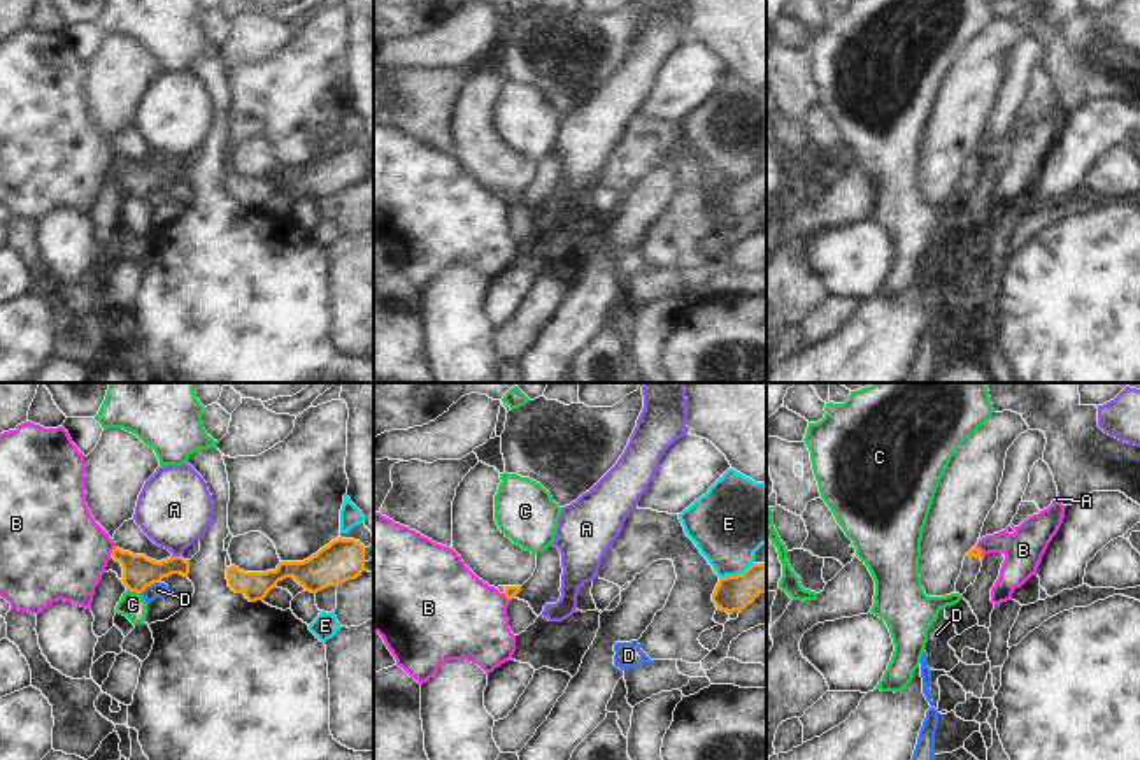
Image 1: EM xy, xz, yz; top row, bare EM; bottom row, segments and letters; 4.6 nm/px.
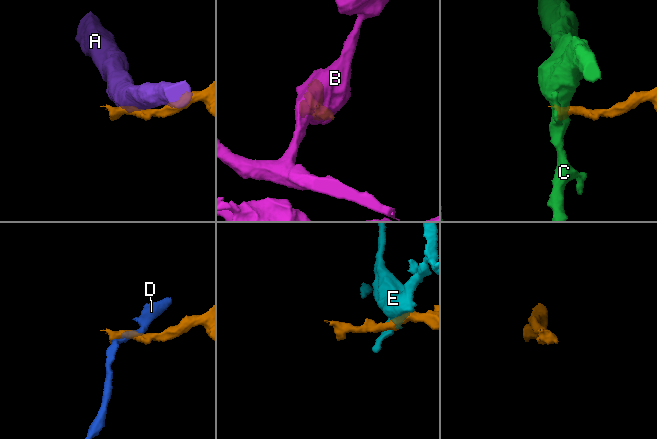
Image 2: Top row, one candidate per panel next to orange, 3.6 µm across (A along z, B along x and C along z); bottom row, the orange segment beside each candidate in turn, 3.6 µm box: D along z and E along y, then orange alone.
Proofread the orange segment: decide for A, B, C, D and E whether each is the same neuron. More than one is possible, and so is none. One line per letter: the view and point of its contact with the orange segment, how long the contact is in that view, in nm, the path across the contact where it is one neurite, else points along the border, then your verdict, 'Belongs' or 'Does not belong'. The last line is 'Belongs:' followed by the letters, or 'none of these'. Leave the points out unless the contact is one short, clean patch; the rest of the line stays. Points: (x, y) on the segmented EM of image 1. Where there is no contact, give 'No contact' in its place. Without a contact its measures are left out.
A: Touches orange at xy (176, 557). Shared border 40 nm. Boundary: xy (172, 555), (179, 557). Does not belong
B: Touches orange at xy (113, 552). Shared border 50 nm. Boundary: xy (114, 546), (109, 555). Does not belong
C: Touches orange at xy (134, 590). Shared border 70 nm. Boundary: xy (127, 588), (139, 594). Does not belong
D: Touches orange at xy (149, 585). Shared border 110 nm. Boundary: xy (158, 581), (141, 594). Does not belong
E: Touches orange at xz (737, 574). Shared border 180 nm. Boundary: xz (753, 562), (742, 573), (719, 578). Does not belong
Belongs: none of these

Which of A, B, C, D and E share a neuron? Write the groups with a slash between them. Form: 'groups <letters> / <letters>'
groups A / B / C / D / E

